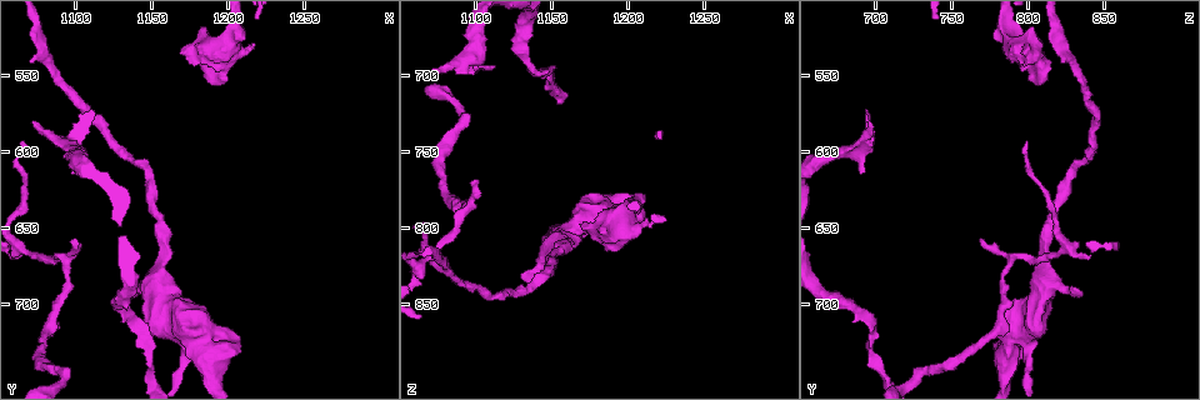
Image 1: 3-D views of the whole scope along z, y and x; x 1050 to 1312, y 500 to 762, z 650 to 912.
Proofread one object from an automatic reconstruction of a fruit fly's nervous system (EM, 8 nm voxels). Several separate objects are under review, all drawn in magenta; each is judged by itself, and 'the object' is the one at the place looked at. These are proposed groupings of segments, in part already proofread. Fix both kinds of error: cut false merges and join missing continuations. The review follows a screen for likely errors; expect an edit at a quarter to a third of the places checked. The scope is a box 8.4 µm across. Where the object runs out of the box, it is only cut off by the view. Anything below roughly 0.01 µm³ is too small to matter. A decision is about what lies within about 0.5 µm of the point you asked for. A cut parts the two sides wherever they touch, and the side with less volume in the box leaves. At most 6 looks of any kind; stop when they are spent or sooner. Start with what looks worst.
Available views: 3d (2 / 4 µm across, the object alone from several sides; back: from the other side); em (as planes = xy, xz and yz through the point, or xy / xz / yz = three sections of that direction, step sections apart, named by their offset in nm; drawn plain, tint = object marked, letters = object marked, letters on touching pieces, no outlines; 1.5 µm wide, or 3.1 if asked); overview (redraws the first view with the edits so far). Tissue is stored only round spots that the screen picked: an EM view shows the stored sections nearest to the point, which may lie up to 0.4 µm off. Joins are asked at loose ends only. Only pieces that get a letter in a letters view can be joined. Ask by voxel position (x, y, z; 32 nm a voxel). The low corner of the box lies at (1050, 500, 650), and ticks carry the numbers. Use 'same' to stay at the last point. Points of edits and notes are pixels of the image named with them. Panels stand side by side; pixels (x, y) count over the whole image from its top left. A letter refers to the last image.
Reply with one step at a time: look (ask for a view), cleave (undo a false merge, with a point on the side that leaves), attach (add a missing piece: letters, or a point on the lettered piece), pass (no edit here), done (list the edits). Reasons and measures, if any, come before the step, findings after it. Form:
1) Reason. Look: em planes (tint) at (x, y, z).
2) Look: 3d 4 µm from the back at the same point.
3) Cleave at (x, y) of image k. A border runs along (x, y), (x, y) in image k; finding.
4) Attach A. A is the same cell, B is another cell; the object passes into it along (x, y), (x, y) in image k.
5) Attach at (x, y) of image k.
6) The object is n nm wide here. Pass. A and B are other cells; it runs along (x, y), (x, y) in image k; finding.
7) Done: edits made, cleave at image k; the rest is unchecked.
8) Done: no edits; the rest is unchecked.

Free end. Look: 3d 2 µm at (1070, 582, 696).

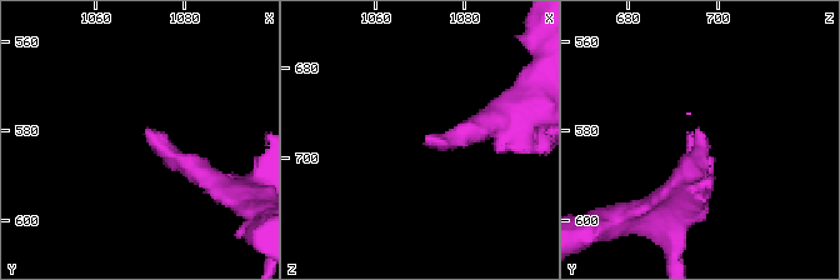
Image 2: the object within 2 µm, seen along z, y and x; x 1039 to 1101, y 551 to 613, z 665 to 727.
Look: em planes (plain) at (1072, 580, 697).

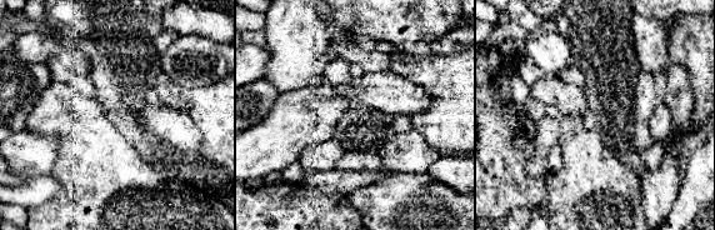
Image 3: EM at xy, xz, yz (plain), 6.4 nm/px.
Look: em planes (letters) at the same point.

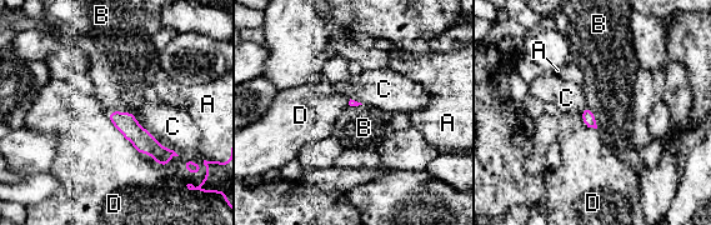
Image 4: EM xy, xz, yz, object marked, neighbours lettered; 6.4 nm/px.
The longest contact is with D, 500 nm. Attach B. B is the same cell, A, C and D are other cells; the object passes into it along (125, 123), (119, 111), (119, 73) in image 4; the neuron continues.

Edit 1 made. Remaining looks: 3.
Redraw. Look: overview.

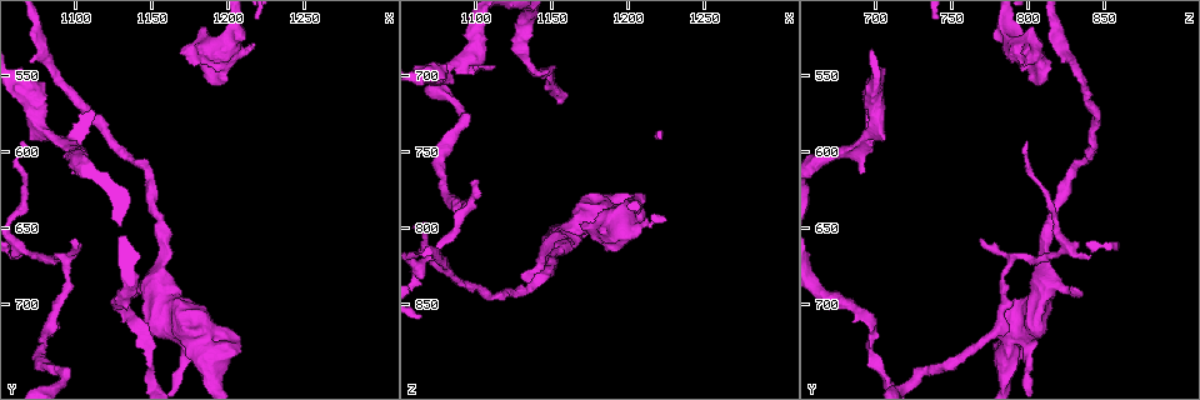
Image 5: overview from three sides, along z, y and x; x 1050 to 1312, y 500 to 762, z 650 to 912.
An open end. Look: em planes (tint) at (1130, 688, 832).

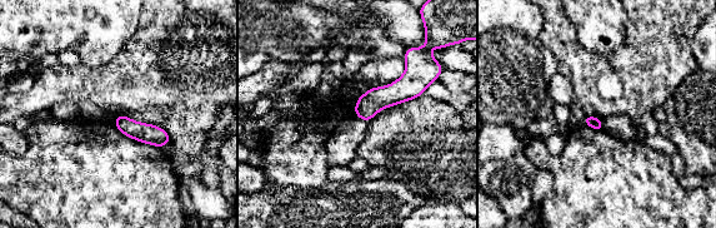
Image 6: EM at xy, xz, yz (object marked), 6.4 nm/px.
Look: em planes (letters) at the same point.

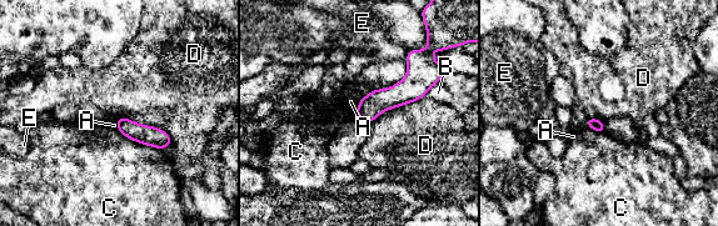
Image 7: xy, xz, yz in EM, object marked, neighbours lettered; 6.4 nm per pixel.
Pass. A, B, C, D and E are other cells; a border runs along (116, 119), (163, 129), (171, 142) in image 7; no lettered piece goes on from it.

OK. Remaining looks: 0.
Done: edits made, attach at image 4; the rest is unchecked.

